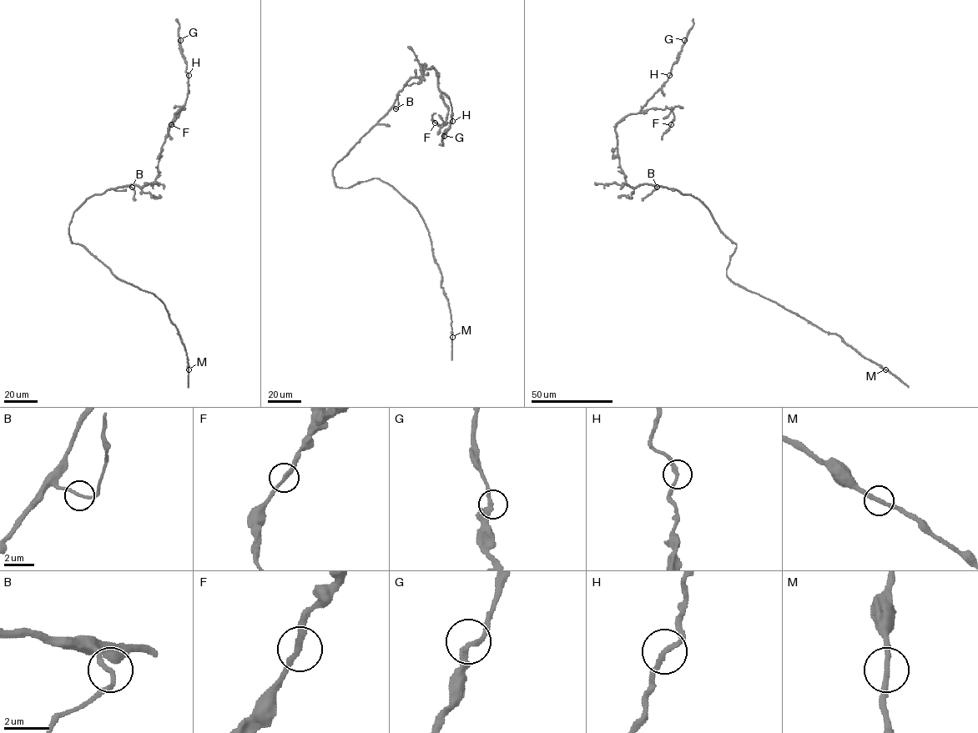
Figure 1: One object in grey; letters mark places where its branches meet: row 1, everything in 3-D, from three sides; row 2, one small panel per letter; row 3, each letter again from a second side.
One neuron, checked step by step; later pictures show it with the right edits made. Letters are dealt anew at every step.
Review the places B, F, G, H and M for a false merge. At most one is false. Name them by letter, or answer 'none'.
none

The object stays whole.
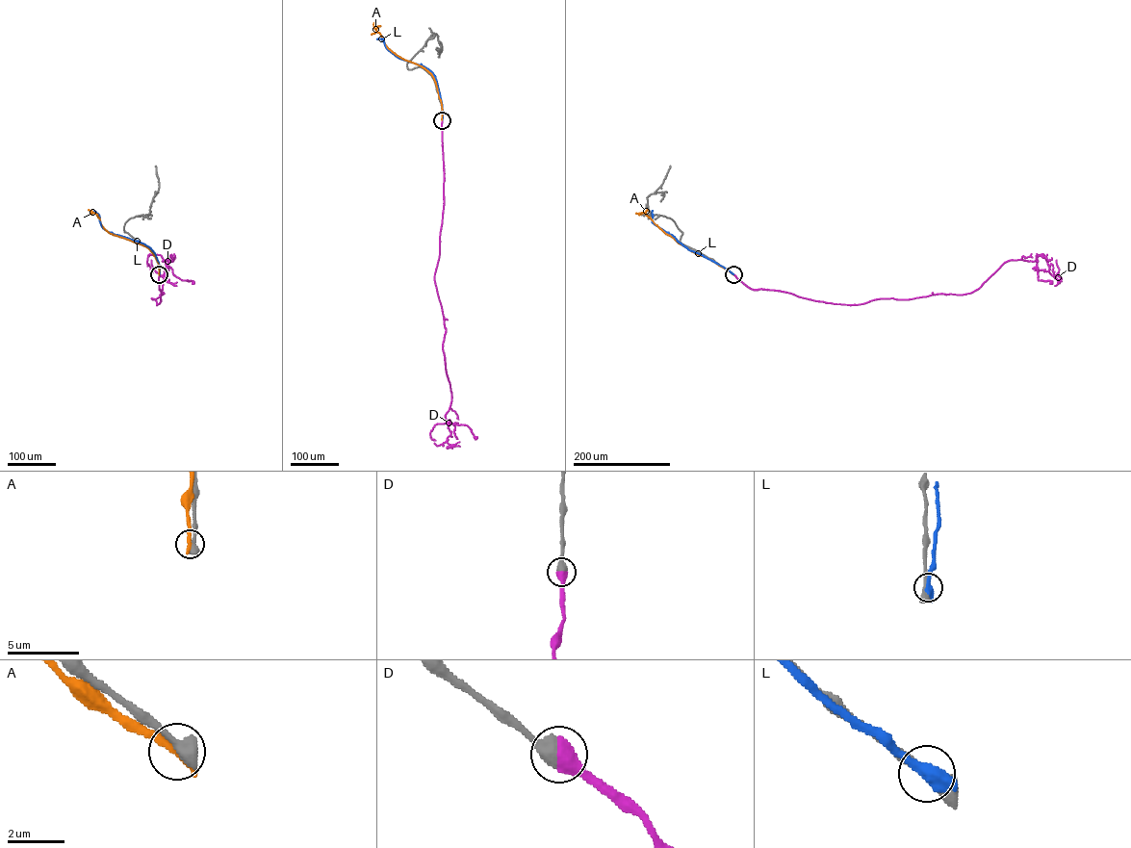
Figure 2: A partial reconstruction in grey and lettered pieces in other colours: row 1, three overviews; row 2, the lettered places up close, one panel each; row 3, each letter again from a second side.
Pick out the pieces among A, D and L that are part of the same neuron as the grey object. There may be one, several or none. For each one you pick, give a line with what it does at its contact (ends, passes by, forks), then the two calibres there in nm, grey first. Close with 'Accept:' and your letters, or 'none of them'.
D: It ends there. Thickness 550 nm (grey) against 600 nm
Accept: D

